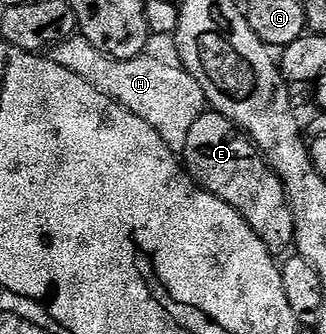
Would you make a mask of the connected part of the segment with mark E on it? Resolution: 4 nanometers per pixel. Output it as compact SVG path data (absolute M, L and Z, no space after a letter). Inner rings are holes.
M216 112L201 114L187 136L183 166L189 177L208 194L231 204L266 248L280 252L294 245L295 220L285 186L249 141L248 134L238 130L231 120Z

